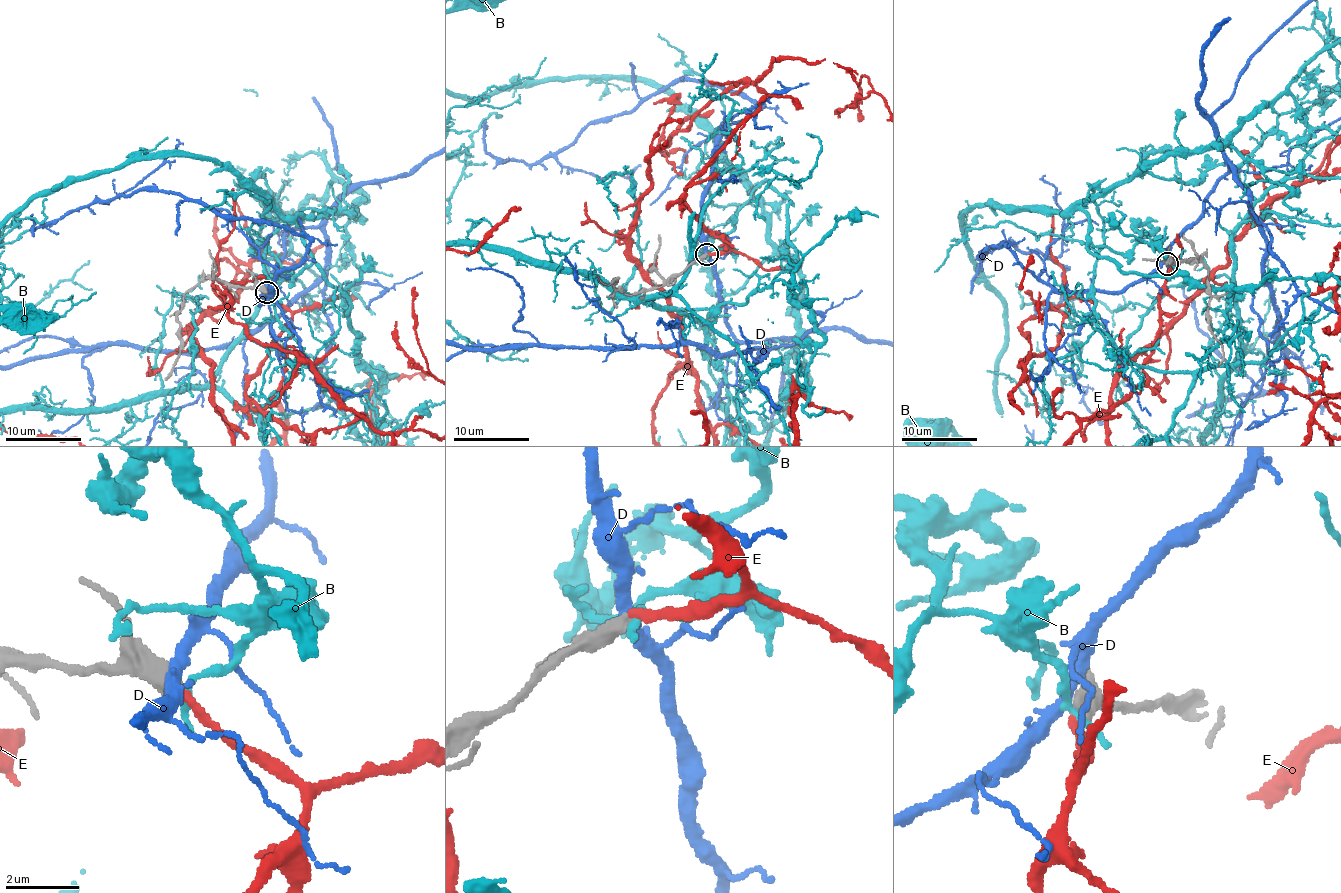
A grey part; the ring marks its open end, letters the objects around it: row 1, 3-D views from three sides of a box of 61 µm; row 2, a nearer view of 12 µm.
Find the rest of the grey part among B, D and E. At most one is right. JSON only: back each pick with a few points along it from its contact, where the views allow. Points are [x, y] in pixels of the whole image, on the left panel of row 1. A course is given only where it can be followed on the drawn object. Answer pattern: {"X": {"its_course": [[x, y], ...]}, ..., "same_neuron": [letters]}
{"same_neuron": ["E"]}

